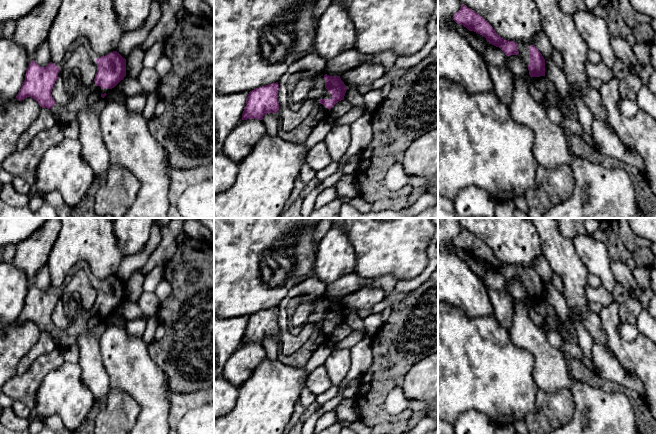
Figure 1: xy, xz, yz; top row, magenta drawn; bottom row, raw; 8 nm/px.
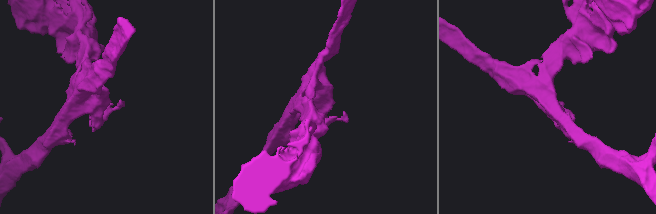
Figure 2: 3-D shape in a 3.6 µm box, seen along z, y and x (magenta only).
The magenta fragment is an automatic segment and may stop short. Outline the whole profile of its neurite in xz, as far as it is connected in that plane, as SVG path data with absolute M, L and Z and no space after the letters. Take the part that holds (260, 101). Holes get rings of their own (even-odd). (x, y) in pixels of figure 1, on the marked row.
M278 82L256 88L249 92L242 120L263 119L267 113L278 113Z

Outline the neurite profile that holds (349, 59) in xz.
M353 48L328 60L324 72L329 76L340 76L360 64L376 63L381 65L387 73L394 67L397 57L392 50L385 50L377 54L363 54Z

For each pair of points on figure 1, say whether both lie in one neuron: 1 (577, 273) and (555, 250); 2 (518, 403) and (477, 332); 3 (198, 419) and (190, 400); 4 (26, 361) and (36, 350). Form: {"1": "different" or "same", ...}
{"1": "same", "2": "same", "3": "different", "4": "same"}

